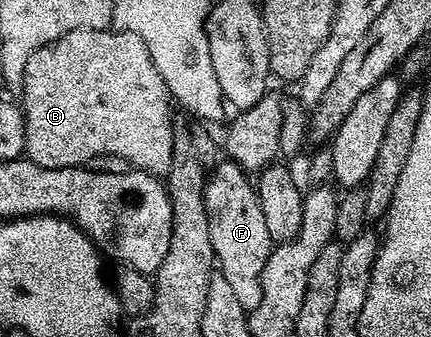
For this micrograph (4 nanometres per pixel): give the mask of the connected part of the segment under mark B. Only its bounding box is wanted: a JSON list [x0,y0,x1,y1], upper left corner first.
[21,30,176,176]

